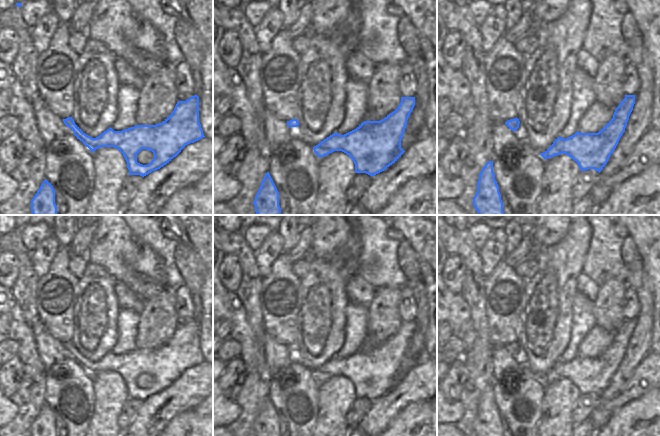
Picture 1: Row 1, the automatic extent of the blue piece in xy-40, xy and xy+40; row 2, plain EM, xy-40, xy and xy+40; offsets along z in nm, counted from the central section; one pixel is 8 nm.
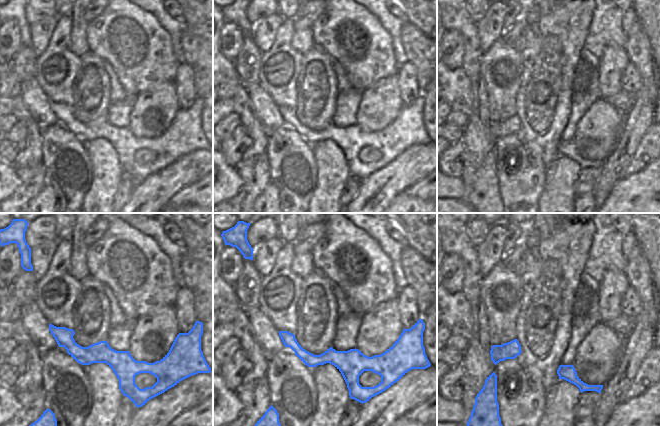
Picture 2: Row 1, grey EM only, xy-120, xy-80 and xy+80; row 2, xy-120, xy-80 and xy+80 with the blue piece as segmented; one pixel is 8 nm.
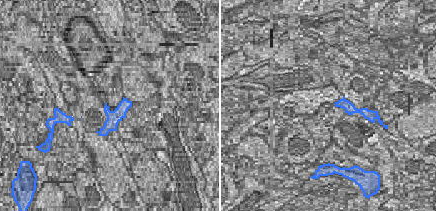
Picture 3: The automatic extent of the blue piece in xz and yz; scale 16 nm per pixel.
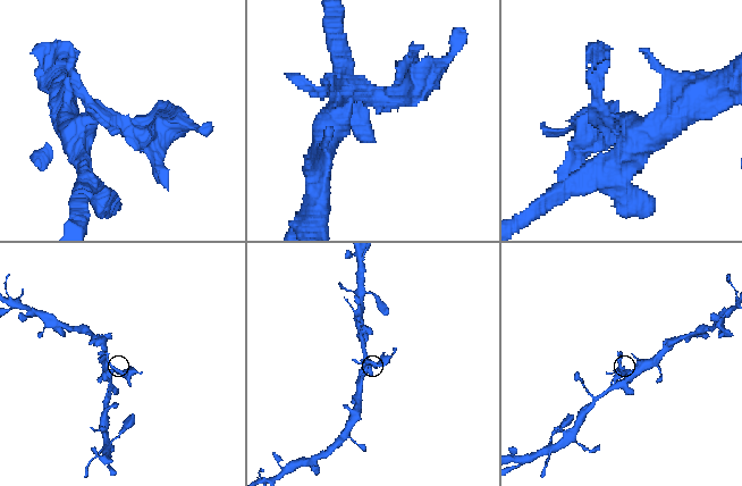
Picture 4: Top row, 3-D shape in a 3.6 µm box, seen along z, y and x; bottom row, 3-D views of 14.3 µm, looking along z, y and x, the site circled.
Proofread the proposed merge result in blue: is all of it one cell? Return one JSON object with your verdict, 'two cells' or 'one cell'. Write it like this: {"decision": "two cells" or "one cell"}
{"decision": "two cells"}

